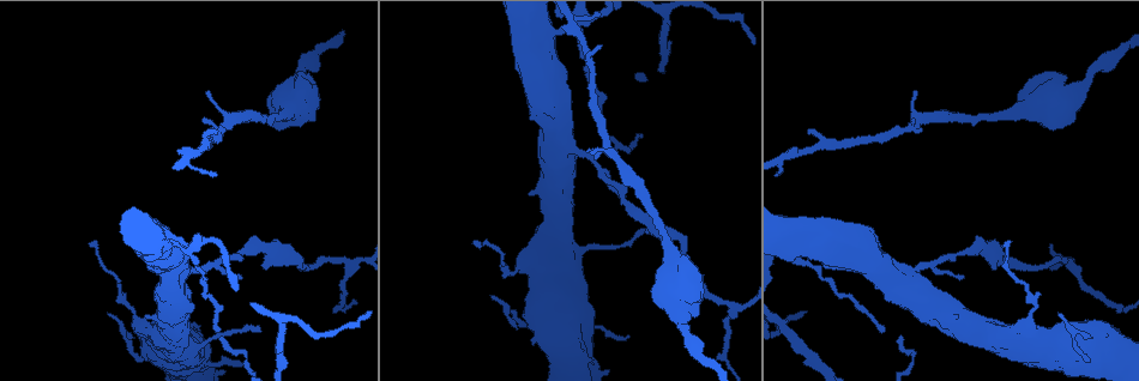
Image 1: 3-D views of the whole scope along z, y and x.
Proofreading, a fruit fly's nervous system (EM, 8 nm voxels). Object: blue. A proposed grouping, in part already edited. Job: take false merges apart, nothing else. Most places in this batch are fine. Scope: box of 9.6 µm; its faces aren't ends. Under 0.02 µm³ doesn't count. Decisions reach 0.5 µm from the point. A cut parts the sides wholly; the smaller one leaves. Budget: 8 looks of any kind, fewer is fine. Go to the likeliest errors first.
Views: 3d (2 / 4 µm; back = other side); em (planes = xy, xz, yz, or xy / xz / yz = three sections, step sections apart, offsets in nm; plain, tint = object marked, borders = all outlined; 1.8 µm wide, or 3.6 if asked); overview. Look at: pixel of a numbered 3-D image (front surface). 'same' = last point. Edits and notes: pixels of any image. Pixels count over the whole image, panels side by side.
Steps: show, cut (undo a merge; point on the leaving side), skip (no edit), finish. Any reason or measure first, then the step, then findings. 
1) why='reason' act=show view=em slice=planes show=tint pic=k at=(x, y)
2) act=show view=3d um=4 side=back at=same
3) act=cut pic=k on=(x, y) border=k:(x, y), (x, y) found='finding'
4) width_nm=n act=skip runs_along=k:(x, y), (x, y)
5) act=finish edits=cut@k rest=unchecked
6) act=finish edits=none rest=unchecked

why='sharp bend' act=show view=em slice=xz step=16 show=tint pic=1 at=(192, 248)

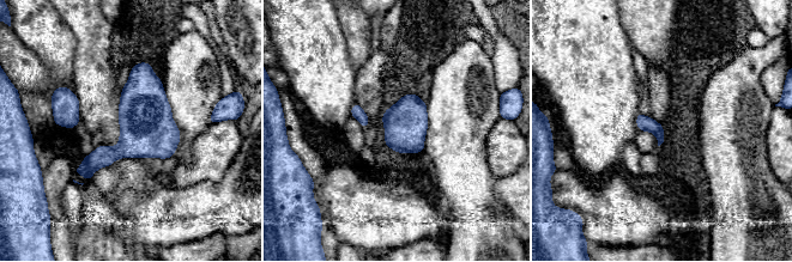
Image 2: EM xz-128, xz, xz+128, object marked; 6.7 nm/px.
act=show view=em slice=planes show=tint at=same

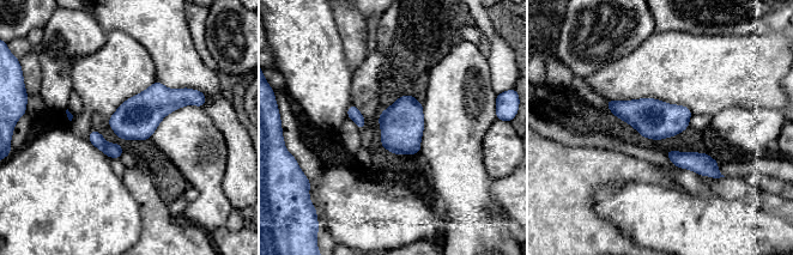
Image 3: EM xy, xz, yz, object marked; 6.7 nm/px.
width_nm=260 act=skip found='continuous, no second neuron'

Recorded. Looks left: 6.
why='calibre changes' act=show view=3d um=2 pic=1 at=(127, 304)

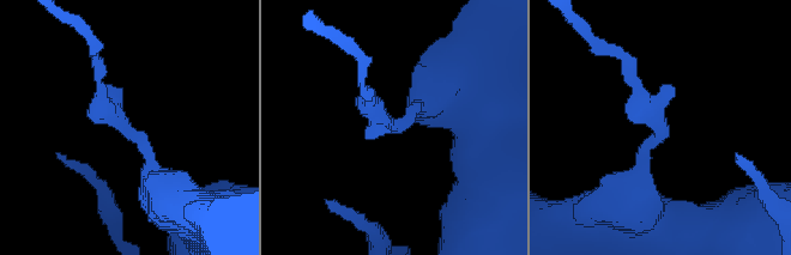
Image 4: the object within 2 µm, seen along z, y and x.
why='now the EM' act=show view=em slice=planes show=tint pic=4 at=(382, 125)

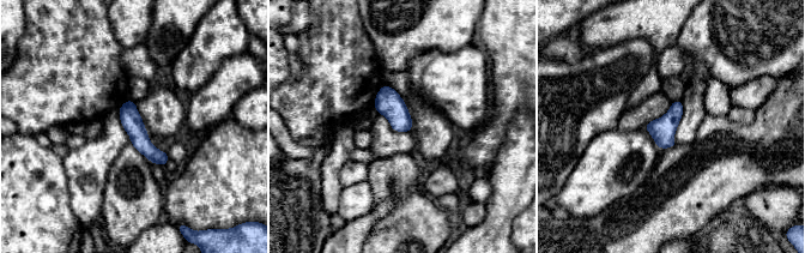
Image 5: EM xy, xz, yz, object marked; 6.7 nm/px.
act=skip runs_along=5:(127, 104), (139, 139), (162, 162) found='continuous, no second neuron'

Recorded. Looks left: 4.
why='abrupt turn' act=show view=3d um=4 side=back pic=1 at=(145, 353)

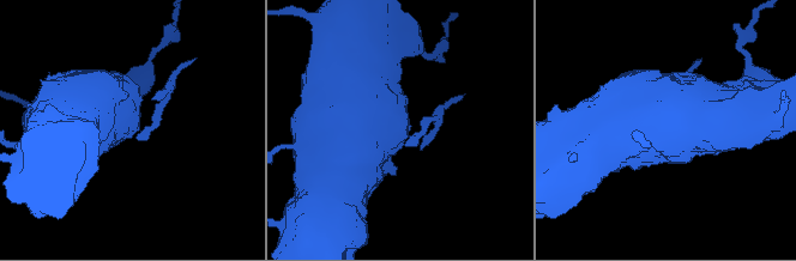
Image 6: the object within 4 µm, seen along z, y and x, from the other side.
why='need the tissue' act=show view=em um=3.6 slice=planes show=plain pic=6 at=(403, 134)

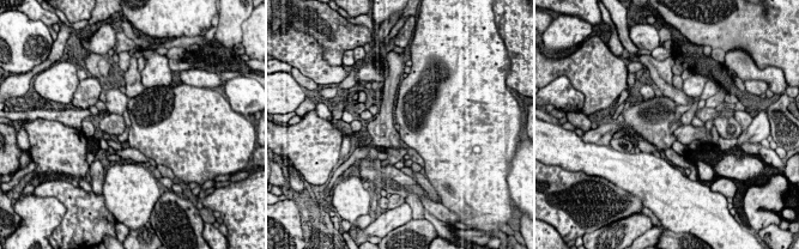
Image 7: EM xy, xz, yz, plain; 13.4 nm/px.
why='what lies round it' act=show view=em um=3.6 slice=planes show=borders at=same

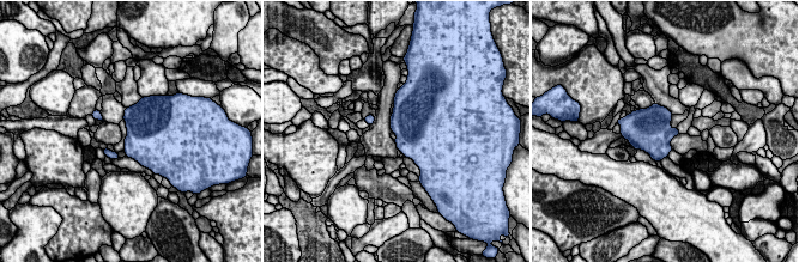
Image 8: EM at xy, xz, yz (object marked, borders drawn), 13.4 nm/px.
width_nm=360 act=skip found='continuous, no second neuron'

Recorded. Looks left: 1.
act=finish edits=none rest=unchecked

